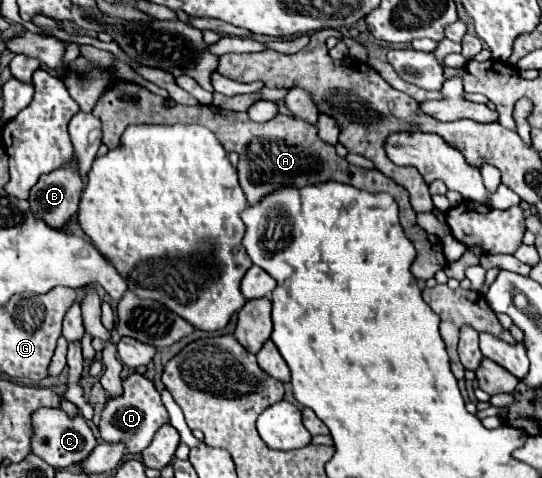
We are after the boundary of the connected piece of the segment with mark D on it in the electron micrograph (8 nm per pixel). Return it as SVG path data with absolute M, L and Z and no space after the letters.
M130 373L126 379L122 379L122 389L122 395L108 397L100 415L98 433L104 443L124 443L132 455L140 455L150 445L154 433L162 425L170 423L170 415L160 399L158 389L142 373Z

